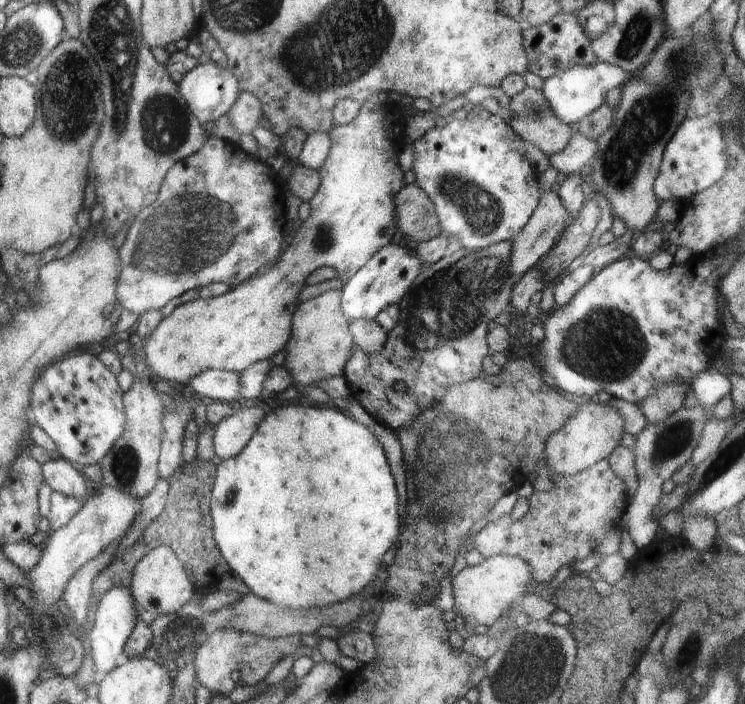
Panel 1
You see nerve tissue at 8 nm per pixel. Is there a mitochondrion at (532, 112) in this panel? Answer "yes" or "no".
yes

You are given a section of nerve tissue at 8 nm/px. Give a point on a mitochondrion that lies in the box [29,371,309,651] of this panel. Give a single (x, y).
(125, 463)

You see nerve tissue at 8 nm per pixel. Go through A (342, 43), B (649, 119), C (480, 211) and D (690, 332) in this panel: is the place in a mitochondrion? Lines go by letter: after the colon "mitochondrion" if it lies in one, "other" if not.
A: mitochondrion
B: mitochondrion
C: mitochondrion
D: other

